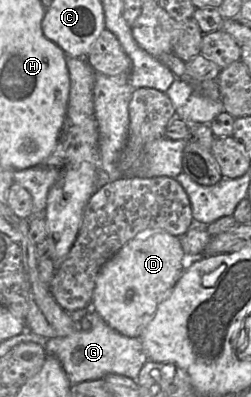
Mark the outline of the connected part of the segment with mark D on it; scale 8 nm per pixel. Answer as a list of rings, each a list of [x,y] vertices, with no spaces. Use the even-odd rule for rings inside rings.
[[[146,230],[128,241],[100,269],[92,296],[92,309],[114,330],[131,338],[139,338],[154,318],[161,301],[168,297],[185,268],[185,253],[179,237],[163,230]]]

